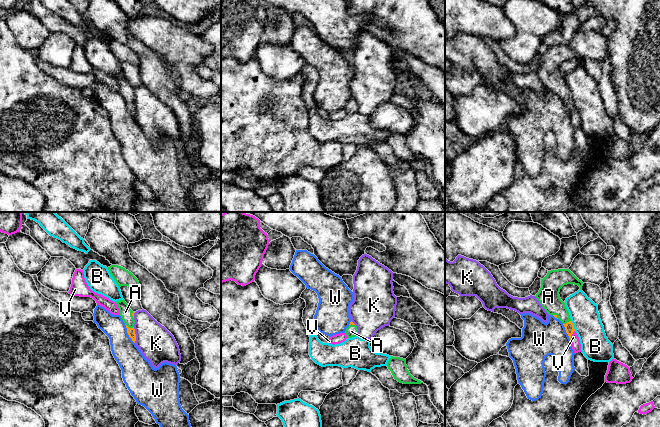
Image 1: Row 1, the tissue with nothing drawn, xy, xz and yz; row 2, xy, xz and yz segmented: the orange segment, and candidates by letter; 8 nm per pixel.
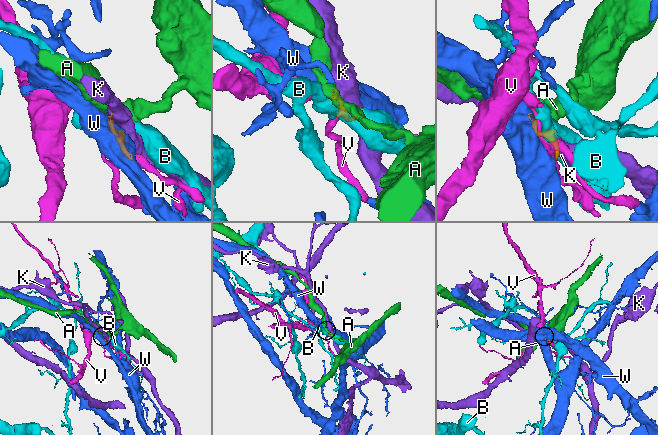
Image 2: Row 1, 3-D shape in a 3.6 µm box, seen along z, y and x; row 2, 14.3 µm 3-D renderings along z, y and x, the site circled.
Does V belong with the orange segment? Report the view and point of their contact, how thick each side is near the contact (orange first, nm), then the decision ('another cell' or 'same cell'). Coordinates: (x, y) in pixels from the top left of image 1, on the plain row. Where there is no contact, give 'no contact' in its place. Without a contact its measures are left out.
meets orange in yz at (571, 110); 80 nm thick on the orange side, 80 nm on the other; another cell

